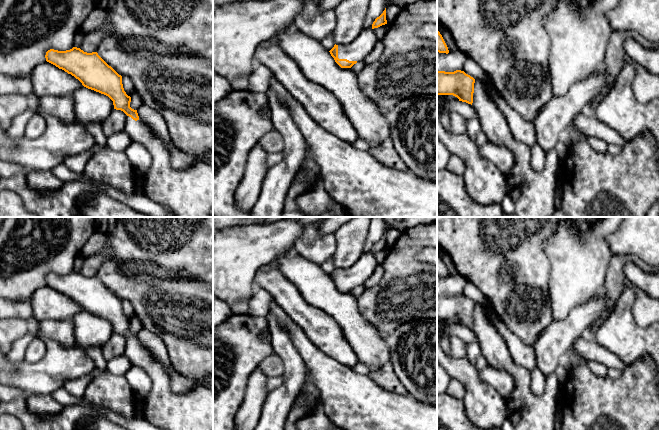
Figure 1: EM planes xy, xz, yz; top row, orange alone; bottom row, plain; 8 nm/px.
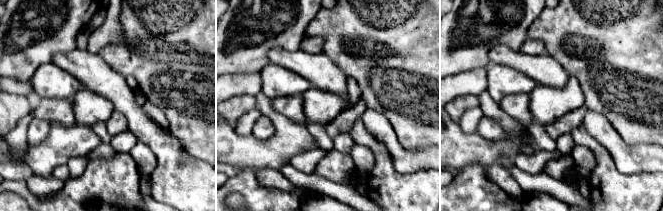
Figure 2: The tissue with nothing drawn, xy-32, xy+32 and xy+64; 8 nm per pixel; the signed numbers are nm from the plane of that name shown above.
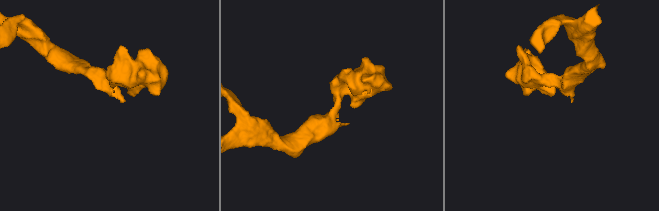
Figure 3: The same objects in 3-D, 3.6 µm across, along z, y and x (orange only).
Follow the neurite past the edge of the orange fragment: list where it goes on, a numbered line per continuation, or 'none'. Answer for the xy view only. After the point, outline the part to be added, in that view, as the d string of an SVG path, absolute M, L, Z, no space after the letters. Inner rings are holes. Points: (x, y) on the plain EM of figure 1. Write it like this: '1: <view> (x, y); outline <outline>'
1: xy (192, 410); outline M127 340L124 355L132 366L142 368L151 380L151 389L141 400L141 417L161 430L213 430L213 394L208 388L196 386L183 393L174 393L171 390L171 377L164 365L142 344L135 345Z

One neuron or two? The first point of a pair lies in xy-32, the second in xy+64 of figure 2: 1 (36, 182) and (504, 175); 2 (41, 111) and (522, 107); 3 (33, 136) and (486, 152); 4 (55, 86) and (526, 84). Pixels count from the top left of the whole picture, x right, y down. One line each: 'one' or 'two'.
1: one
2: one
3: two
4: one

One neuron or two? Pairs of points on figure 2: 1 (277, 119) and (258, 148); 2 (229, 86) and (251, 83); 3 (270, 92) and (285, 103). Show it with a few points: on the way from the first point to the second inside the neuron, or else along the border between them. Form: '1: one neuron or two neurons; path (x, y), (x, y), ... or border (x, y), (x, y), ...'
1: one neuron; path (278, 128), (278, 135), (267, 146)
2: one neuron; path (234, 85), (246, 84)
3: two neurons; border (301, 93), (278, 96), (270, 100)

